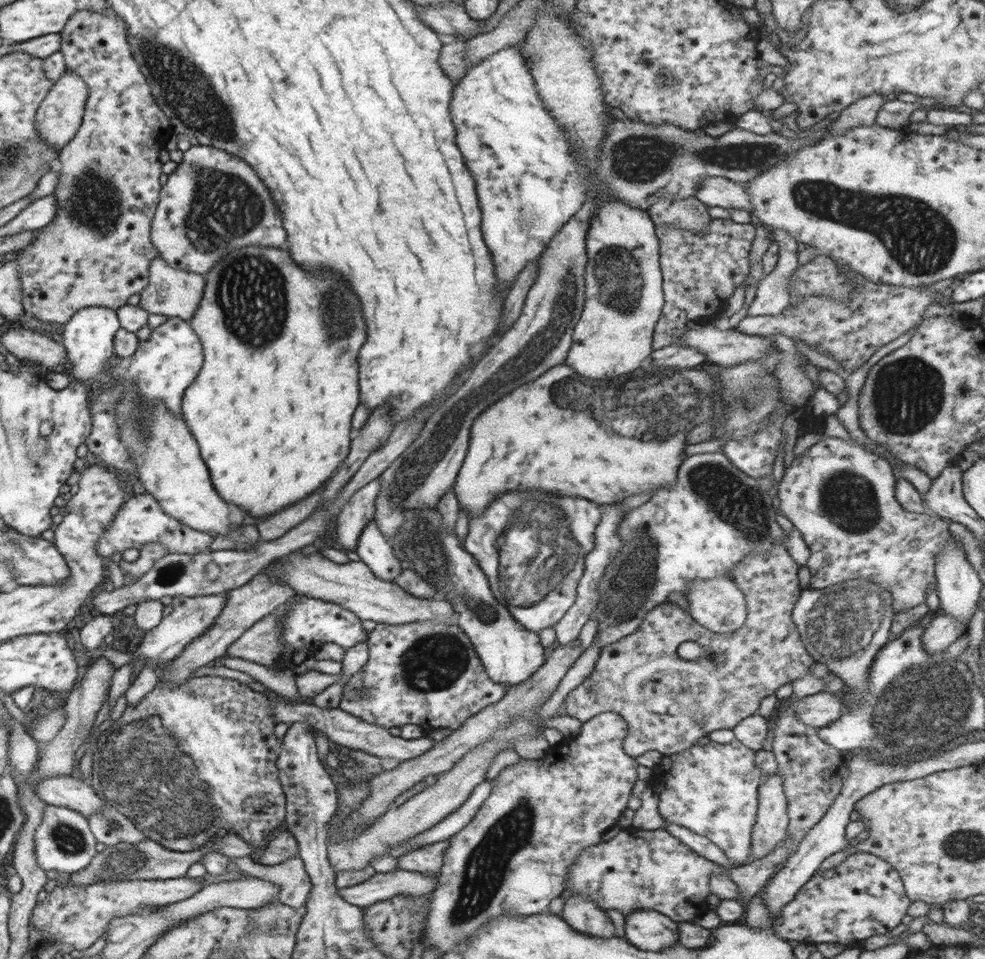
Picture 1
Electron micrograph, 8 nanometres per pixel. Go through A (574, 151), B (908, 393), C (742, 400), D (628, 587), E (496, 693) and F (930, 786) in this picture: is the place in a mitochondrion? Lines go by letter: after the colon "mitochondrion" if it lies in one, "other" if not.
A: other
B: mitochondrion
C: mitochondrion
D: mitochondrion
E: other
F: other

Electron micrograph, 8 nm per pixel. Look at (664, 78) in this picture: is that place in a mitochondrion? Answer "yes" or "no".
yes

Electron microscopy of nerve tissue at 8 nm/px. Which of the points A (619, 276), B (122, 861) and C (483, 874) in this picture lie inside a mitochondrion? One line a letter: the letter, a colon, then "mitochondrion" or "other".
A: mitochondrion
B: mitochondrion
C: mitochondrion

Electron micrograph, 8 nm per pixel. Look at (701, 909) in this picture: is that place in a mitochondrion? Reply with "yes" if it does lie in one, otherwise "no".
no

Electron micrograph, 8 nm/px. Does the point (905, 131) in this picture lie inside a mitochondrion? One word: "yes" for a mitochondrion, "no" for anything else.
no

